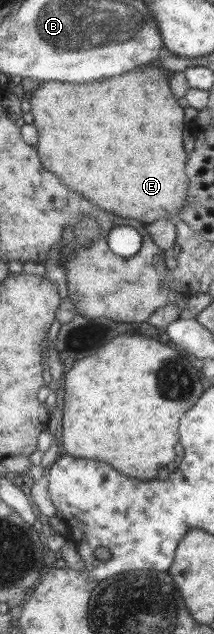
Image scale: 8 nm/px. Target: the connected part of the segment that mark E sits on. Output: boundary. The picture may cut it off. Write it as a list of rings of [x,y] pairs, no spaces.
[[[144,68],[143,70],[133,69],[114,78],[107,78],[105,81],[97,80],[80,84],[66,84],[59,81],[46,81],[34,89],[31,100],[31,115],[33,127],[37,130],[38,140],[35,143],[39,161],[44,170],[55,174],[65,187],[91,201],[95,207],[103,211],[111,212],[119,217],[125,217],[140,221],[143,224],[151,223],[155,219],[175,220],[188,187],[188,179],[184,172],[186,154],[183,151],[183,110],[179,107],[176,97],[169,89],[166,71],[162,68]]]

